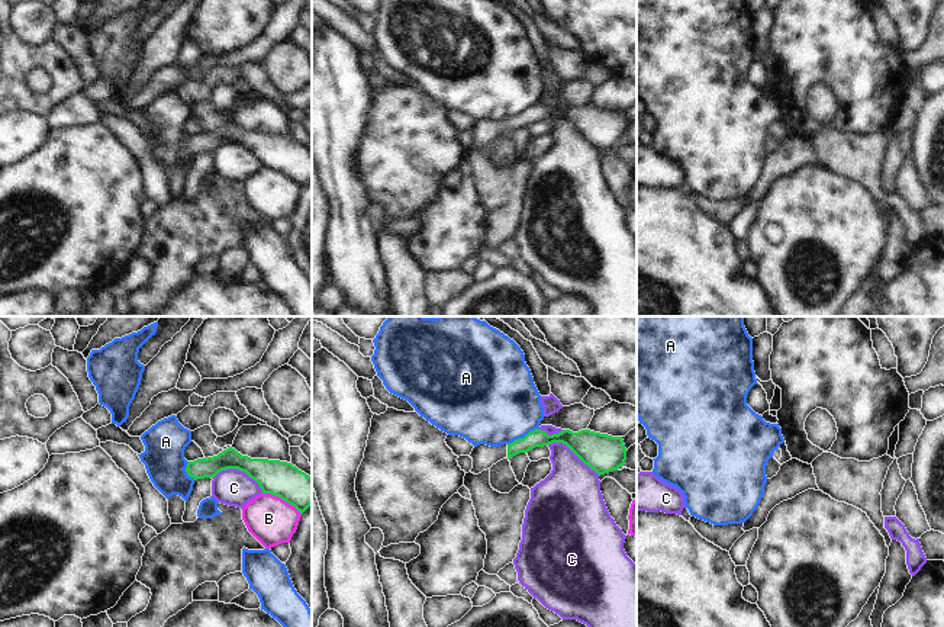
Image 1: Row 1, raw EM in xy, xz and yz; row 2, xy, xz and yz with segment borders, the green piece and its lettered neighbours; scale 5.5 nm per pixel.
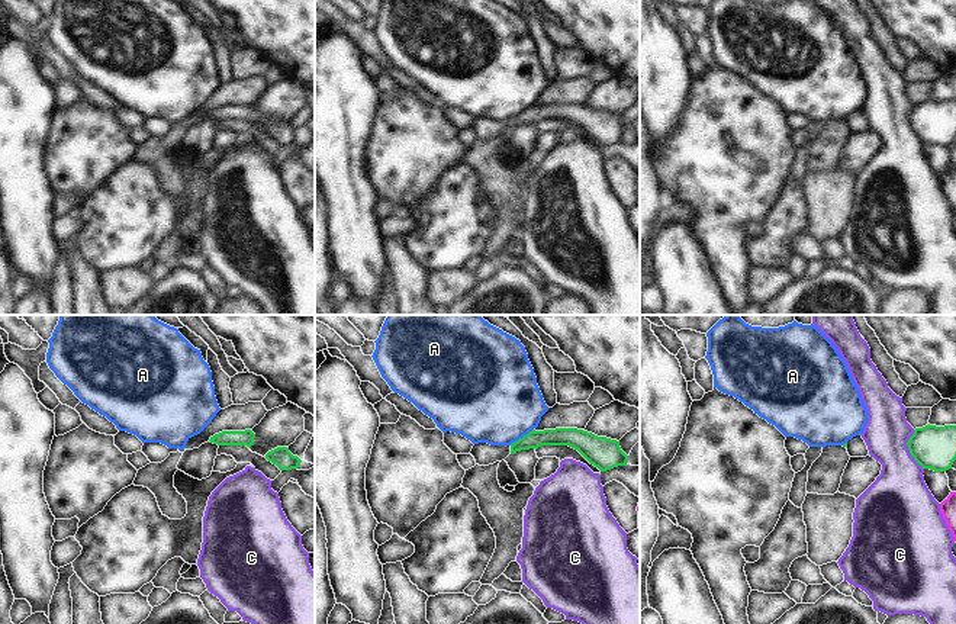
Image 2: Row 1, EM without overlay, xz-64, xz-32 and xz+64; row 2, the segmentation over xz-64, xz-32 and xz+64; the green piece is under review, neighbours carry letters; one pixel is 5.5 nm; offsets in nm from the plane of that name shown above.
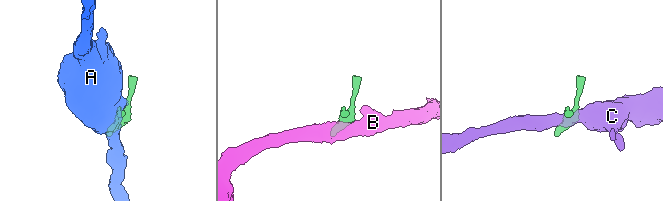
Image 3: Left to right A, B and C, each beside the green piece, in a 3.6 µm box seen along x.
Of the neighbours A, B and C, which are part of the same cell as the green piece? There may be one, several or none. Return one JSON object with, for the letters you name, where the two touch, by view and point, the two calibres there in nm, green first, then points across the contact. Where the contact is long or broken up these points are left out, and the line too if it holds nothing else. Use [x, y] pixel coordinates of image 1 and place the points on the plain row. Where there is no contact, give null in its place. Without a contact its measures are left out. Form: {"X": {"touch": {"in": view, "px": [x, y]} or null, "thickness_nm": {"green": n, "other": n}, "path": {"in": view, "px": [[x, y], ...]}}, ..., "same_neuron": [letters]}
{"same_neuron": []}

